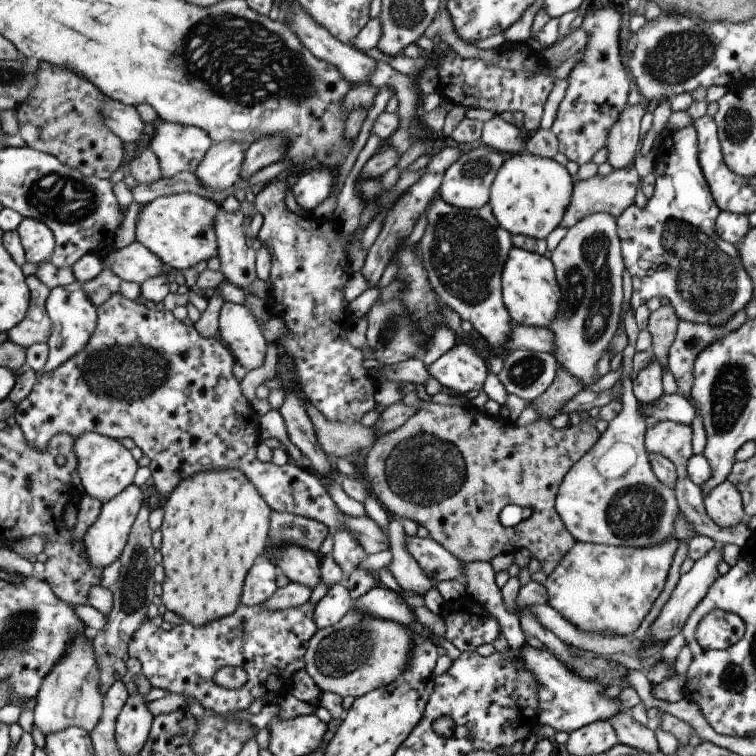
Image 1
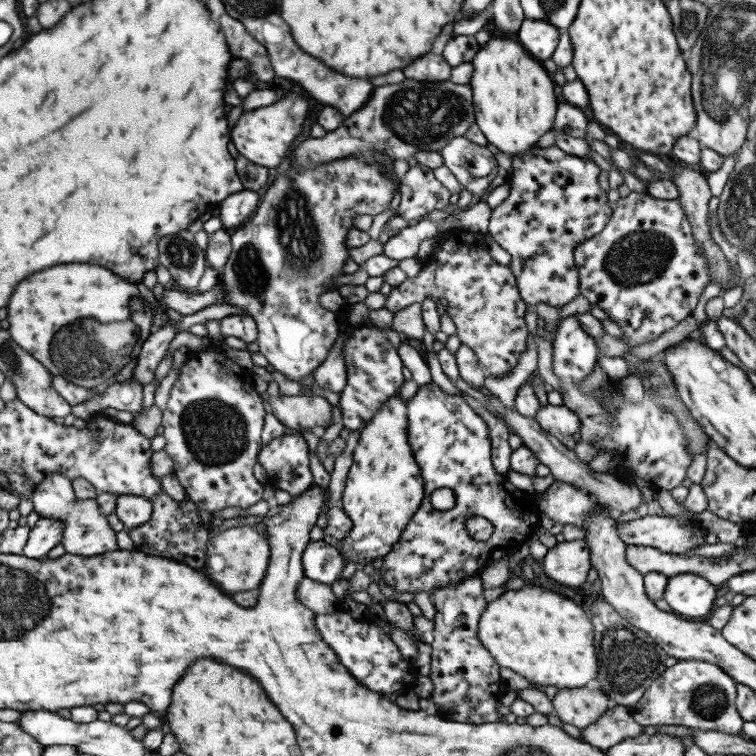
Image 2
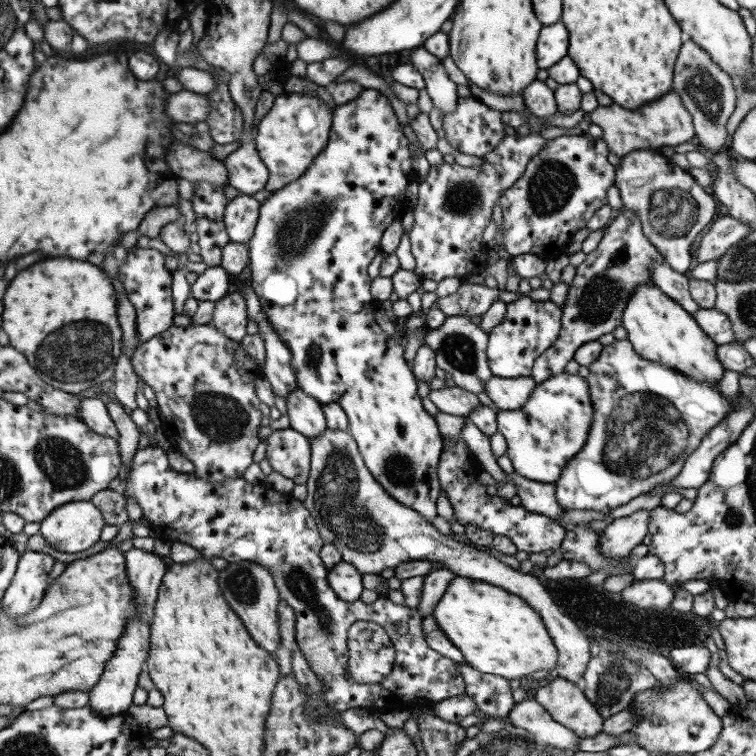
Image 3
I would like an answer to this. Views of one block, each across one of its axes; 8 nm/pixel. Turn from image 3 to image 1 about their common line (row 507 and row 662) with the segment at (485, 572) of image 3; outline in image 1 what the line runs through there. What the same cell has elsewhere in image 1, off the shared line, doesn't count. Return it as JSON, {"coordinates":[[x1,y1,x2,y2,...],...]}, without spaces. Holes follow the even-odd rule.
{"coordinates":[[352,608,334,627,318,629,312,636,304,658,305,670,312,677,321,693,331,693,342,699,346,696,362,697,380,686,391,684,404,671,415,638,411,629,409,626,393,621,360,615]]}

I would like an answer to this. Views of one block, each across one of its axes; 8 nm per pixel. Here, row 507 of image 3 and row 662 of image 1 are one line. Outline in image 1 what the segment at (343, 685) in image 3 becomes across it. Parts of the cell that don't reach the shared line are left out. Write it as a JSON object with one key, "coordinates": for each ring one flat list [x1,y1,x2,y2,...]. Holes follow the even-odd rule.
{"coordinates":[[306,602,299,608,282,611,267,610,263,604,248,607,241,603,237,610,229,616,196,627,187,621,172,630,163,630,152,620,144,622,128,642,128,657,136,658,142,663,142,674,150,682,152,688,163,689,168,693,193,696,205,710,222,715,230,715,247,710,254,698,264,697,266,682,270,676,289,680,300,669,305,669,305,655,309,641,318,628,313,620,315,610,313,602],[223,667,241,667,247,675,245,684,238,689,226,689,215,684,213,677]]}

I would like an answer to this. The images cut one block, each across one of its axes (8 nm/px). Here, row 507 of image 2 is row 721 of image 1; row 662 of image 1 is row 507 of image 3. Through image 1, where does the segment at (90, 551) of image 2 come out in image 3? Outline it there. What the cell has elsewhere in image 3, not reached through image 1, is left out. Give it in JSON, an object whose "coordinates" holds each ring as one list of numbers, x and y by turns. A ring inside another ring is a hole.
{"coordinates":[[91,501,62,504,41,523,39,534,50,548,67,554,94,546,105,526,101,511]]}

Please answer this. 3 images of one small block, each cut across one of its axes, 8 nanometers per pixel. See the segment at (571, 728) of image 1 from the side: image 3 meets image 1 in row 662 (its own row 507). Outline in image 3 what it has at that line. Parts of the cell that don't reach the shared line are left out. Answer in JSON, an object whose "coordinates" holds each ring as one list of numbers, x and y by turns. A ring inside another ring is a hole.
{"coordinates":[[515,471,507,474,507,483,518,486,516,495,525,510,541,513,552,520,564,515,564,508,560,508,556,502,556,487,553,483,528,480]]}

